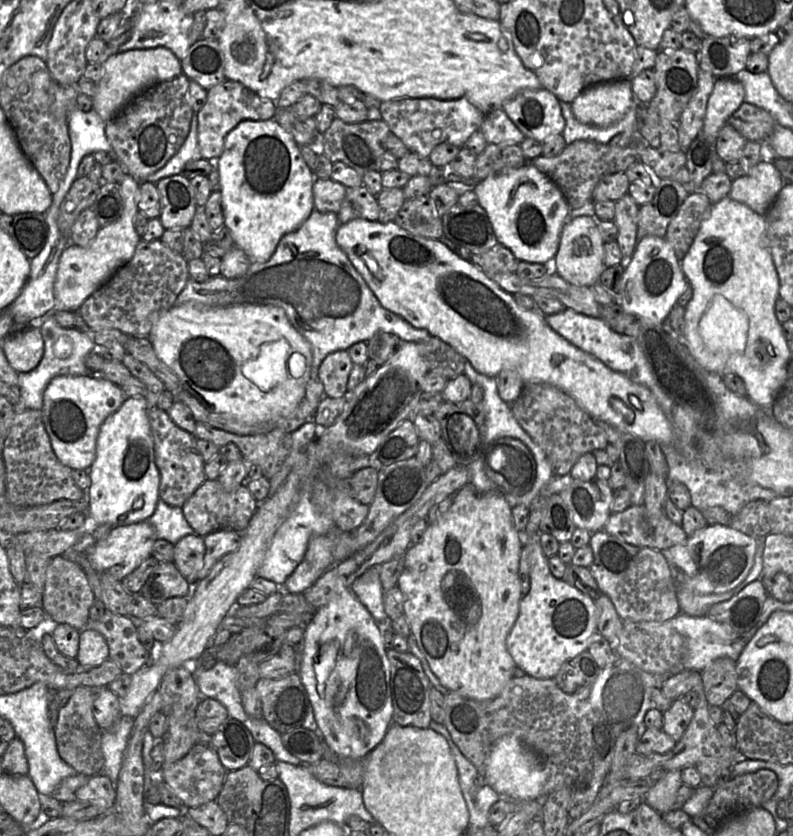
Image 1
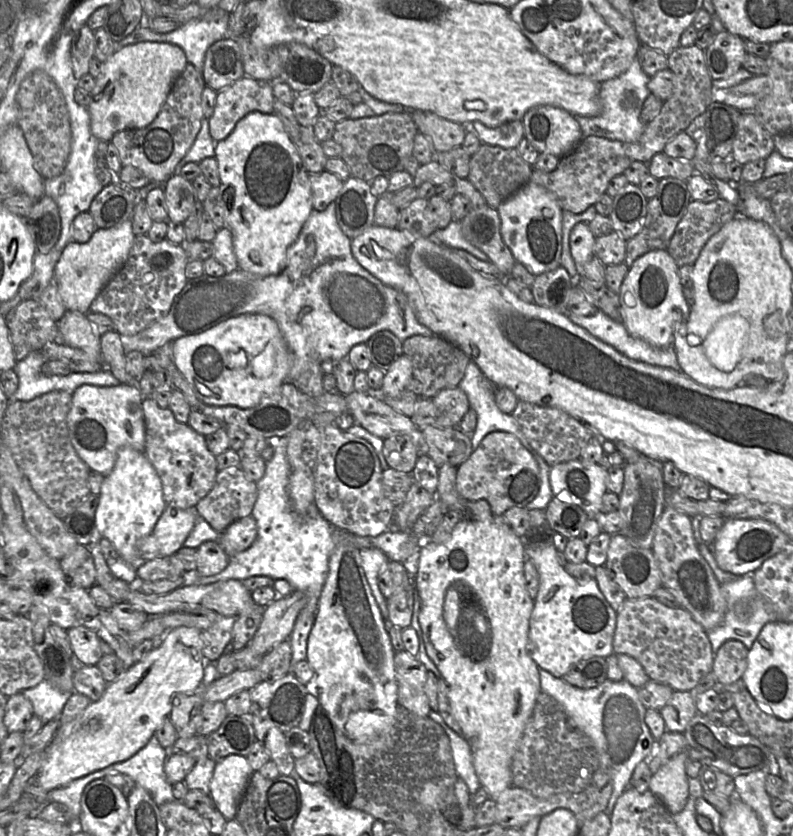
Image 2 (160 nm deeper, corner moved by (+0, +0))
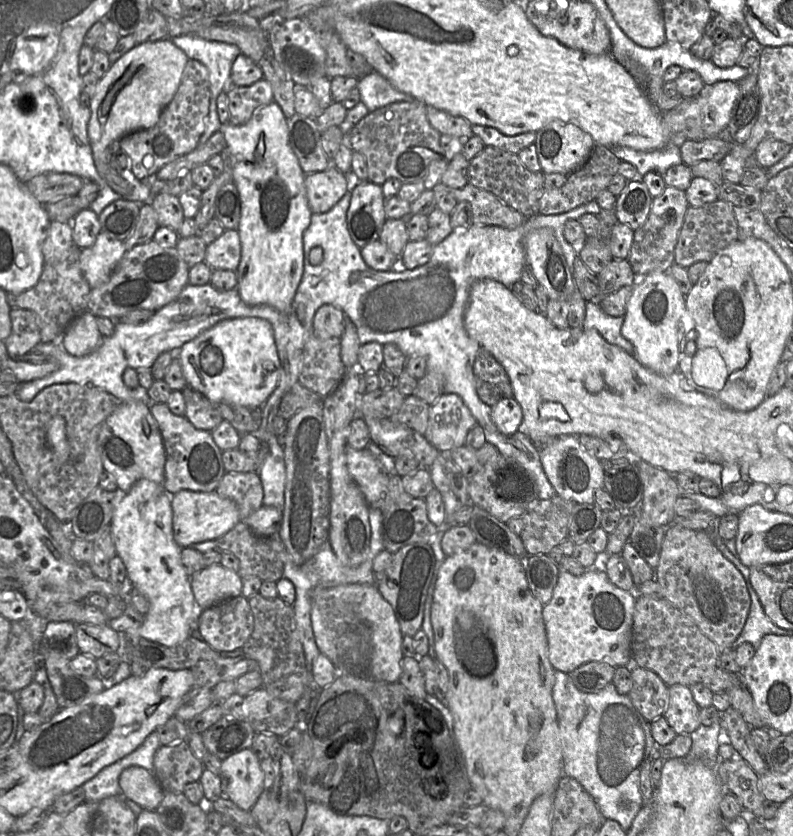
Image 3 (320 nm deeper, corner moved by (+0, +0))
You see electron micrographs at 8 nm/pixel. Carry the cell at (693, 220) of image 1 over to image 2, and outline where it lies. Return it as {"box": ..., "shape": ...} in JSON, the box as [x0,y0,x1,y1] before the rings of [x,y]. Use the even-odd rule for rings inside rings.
{"box":[667,198,736,266],"shape":[[[718,198],[709,203],[692,200],[667,248],[676,265],[693,266],[709,239],[736,216],[736,207],[726,200]]]}

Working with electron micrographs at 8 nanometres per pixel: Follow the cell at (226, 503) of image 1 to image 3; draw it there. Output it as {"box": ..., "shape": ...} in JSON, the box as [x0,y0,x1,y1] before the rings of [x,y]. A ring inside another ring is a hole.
{"box":[215,472,264,521],"shape":[[[225,472],[215,492],[235,503],[241,521],[263,505],[264,490],[257,472]]]}

